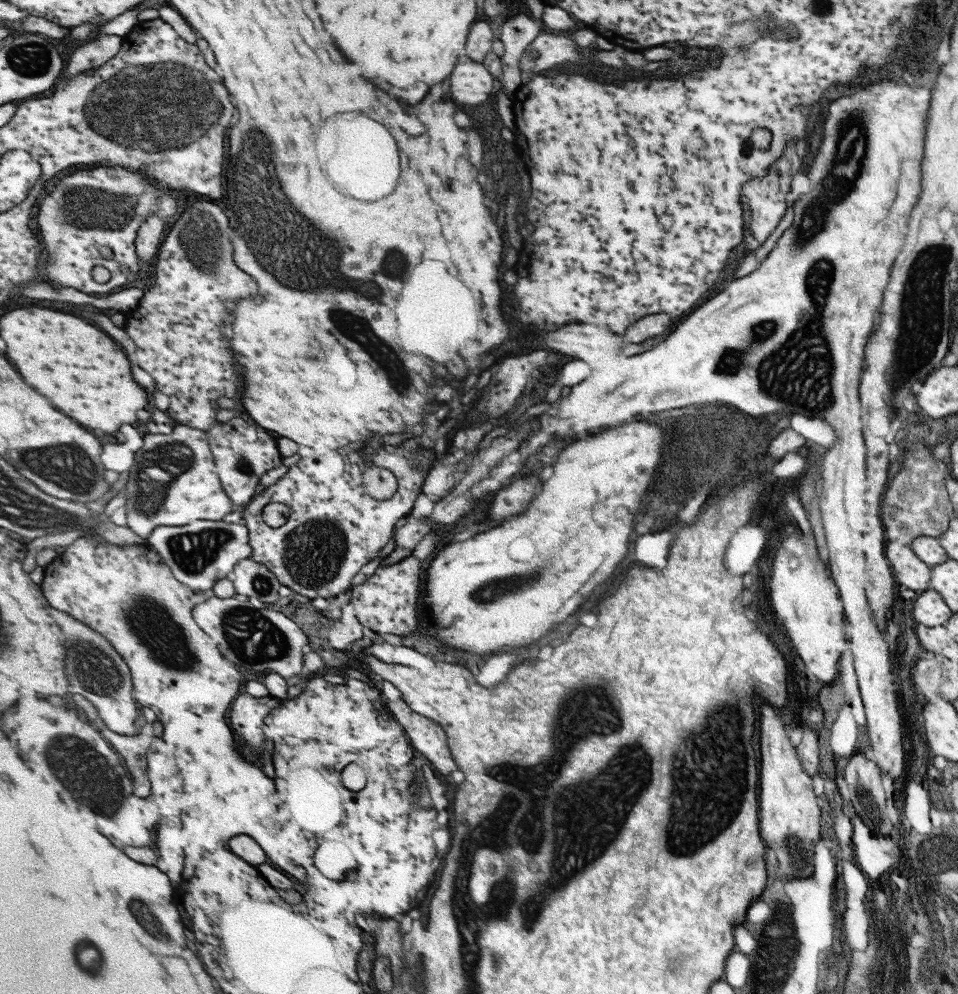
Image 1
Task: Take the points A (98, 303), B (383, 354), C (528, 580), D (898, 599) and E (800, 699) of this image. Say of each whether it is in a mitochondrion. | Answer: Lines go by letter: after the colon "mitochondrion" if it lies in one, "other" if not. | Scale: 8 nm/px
A: other
B: mitochondrion
C: mitochondrion
D: other
E: other

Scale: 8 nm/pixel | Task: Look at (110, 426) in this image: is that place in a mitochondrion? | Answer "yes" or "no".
no

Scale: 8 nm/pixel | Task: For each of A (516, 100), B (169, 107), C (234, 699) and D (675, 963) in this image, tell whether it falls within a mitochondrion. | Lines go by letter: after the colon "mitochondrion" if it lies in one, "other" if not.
A: other
B: mitochondrion
C: other
D: mitochondrion

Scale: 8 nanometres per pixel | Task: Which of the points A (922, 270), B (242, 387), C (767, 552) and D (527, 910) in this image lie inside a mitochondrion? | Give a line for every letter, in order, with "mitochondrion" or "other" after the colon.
A: mitochondrion
B: other
C: other
D: mitochondrion

